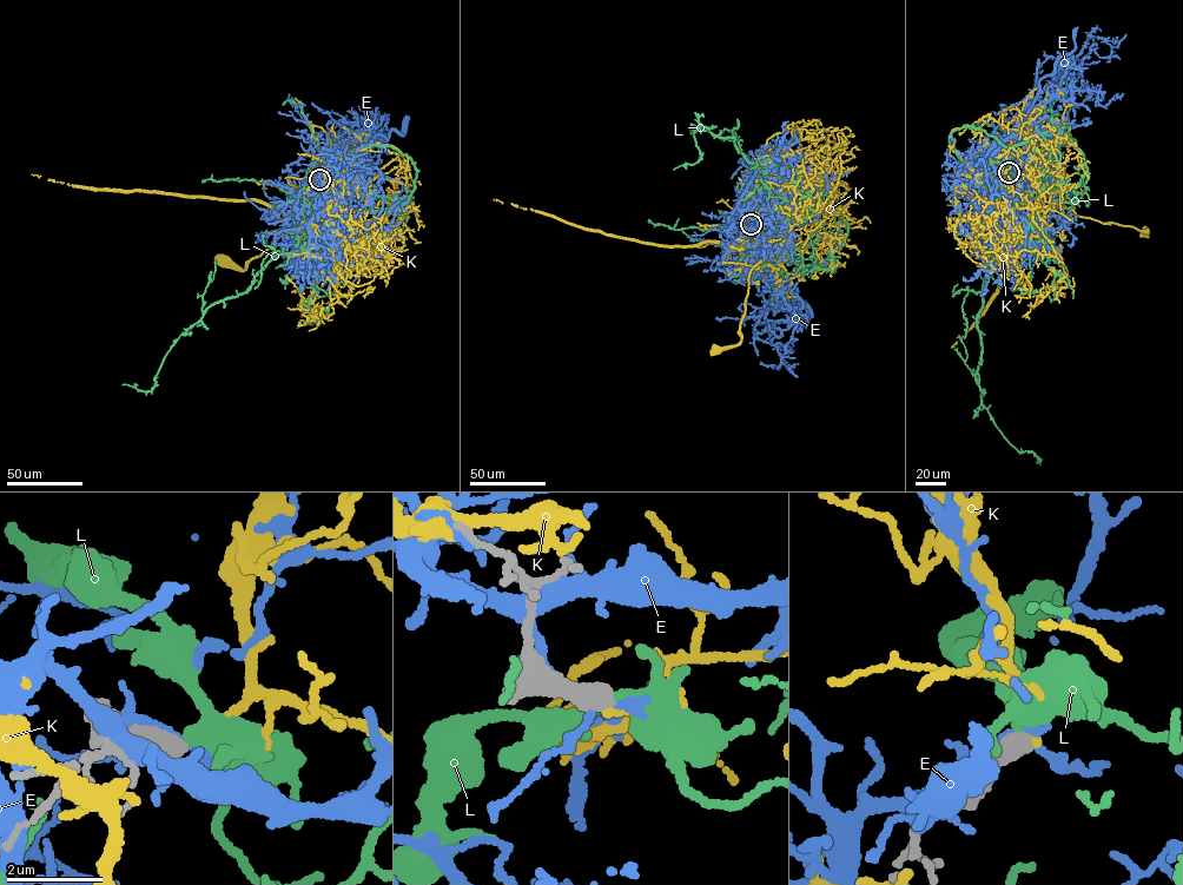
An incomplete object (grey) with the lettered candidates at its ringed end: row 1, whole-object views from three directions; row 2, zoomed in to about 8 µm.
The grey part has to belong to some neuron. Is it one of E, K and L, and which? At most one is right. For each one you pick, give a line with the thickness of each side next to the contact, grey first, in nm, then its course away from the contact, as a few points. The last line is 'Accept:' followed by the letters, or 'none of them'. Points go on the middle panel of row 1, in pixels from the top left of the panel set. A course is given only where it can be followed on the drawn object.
Accept: none of them

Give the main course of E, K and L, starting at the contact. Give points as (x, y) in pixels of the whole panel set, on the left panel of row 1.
E: (318, 178), (314, 189), (336, 169), (364, 167), (356, 121), (372, 117), (364, 130), (339, 132)
K: (318, 179), (312, 198), (317, 205), (315, 217), (304, 229), (282, 235), (244, 271), (220, 258)
L: (319, 179), (334, 160), (312, 185), (326, 235), (206, 309), (150, 390), (123, 384)

